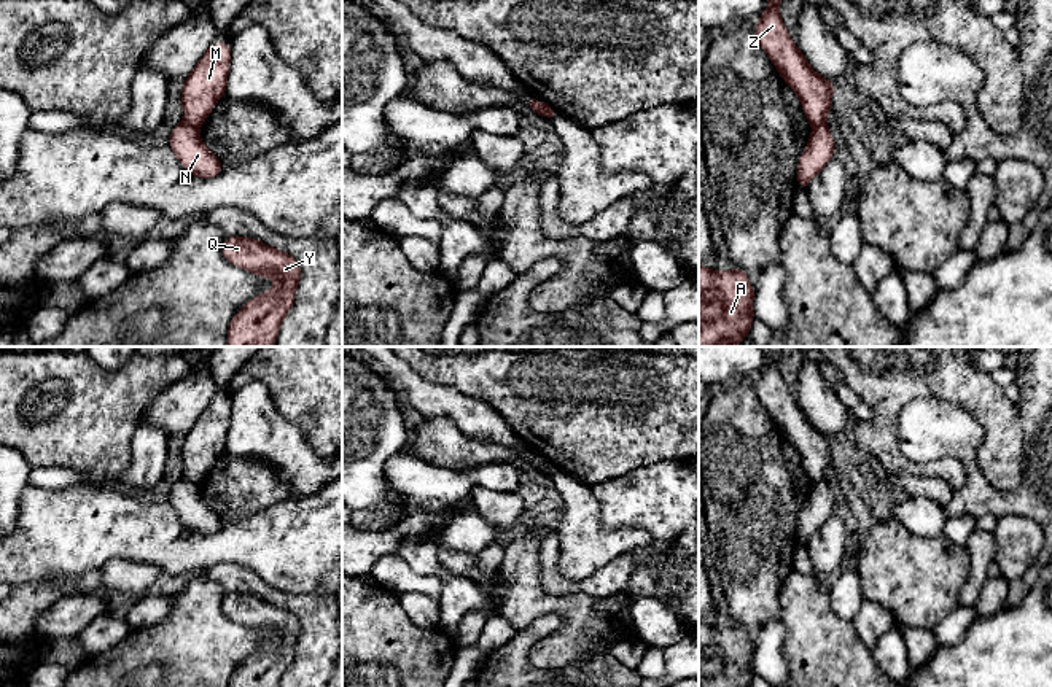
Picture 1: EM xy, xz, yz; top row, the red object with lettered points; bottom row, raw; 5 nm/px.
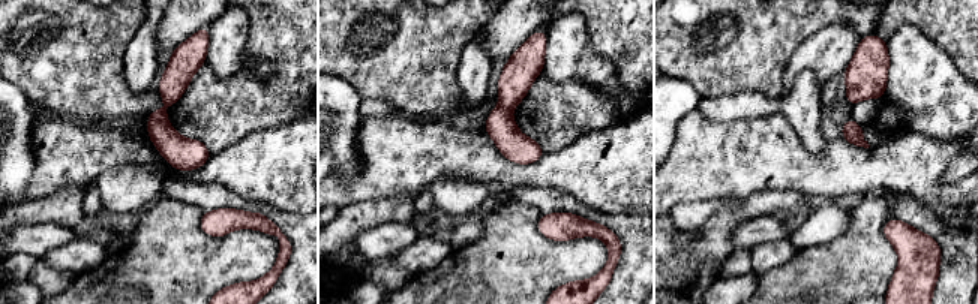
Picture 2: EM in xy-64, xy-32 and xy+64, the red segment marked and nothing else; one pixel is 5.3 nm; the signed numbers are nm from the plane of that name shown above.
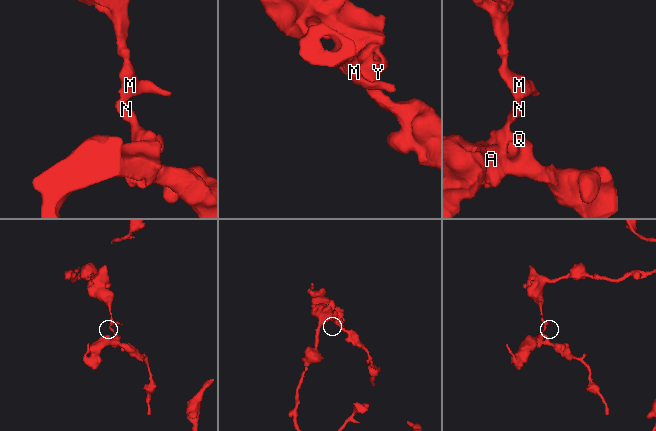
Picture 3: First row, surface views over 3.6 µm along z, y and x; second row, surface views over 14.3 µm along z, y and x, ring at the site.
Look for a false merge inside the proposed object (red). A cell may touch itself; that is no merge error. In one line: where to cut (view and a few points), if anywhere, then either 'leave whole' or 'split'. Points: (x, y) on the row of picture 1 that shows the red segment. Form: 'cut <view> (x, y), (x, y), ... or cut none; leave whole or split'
cut xy (183, 121), (196, 129); split

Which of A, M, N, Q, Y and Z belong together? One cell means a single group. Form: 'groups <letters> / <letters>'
groups A N Q Y / M Z

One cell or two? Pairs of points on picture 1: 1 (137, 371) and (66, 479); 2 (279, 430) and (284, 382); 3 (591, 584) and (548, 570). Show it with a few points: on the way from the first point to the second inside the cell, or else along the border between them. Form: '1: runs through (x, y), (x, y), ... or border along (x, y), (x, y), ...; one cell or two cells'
1: border along (32, 469), (70, 468), (91, 484); two cells
2: border along (260, 382), (266, 387), (276, 409), (282, 415); two cells
3: runs through (580, 586), (564, 586), (559, 581); one cell

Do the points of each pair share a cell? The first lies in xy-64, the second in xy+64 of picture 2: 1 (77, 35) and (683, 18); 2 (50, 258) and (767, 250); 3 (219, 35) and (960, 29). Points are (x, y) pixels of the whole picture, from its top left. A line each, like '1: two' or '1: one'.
1: one
2: one
3: two

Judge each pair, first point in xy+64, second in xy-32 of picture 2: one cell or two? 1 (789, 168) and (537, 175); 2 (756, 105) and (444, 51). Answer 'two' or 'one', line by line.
1: one
2: two

